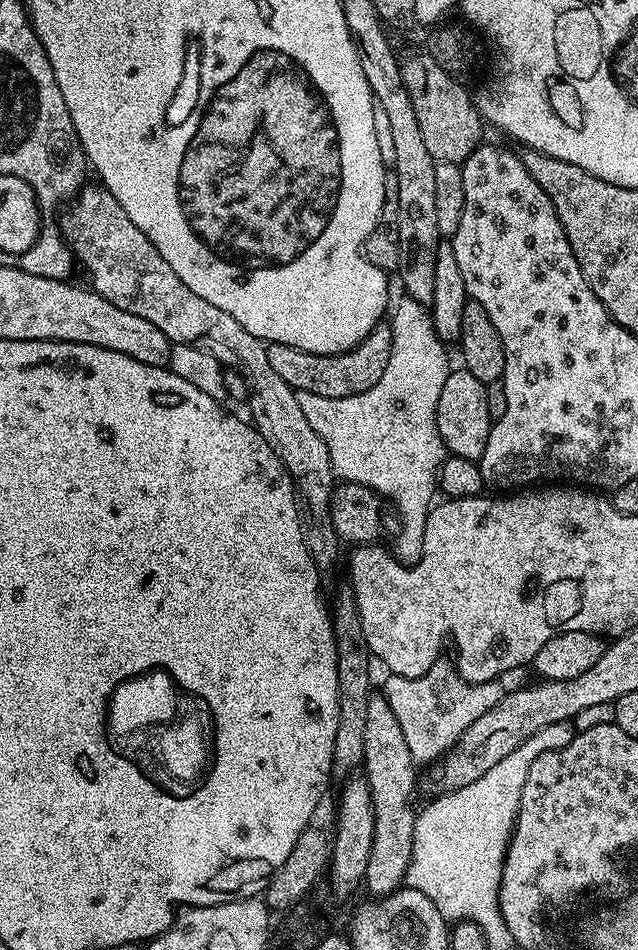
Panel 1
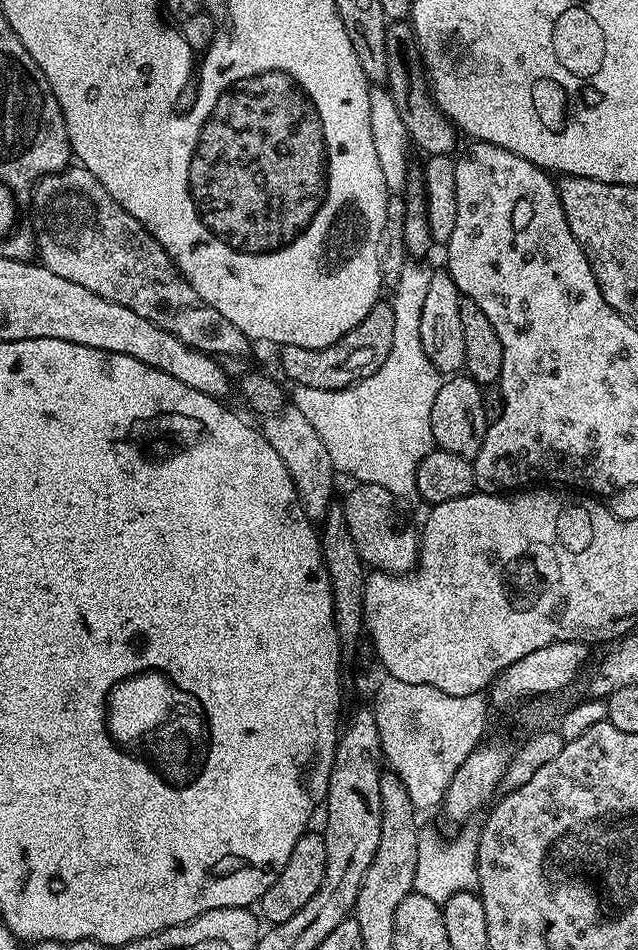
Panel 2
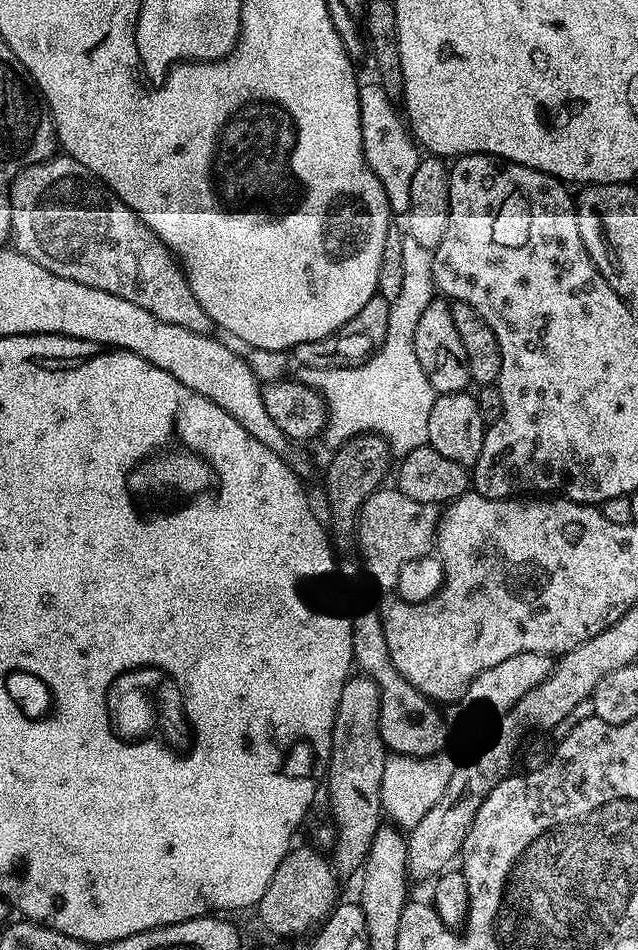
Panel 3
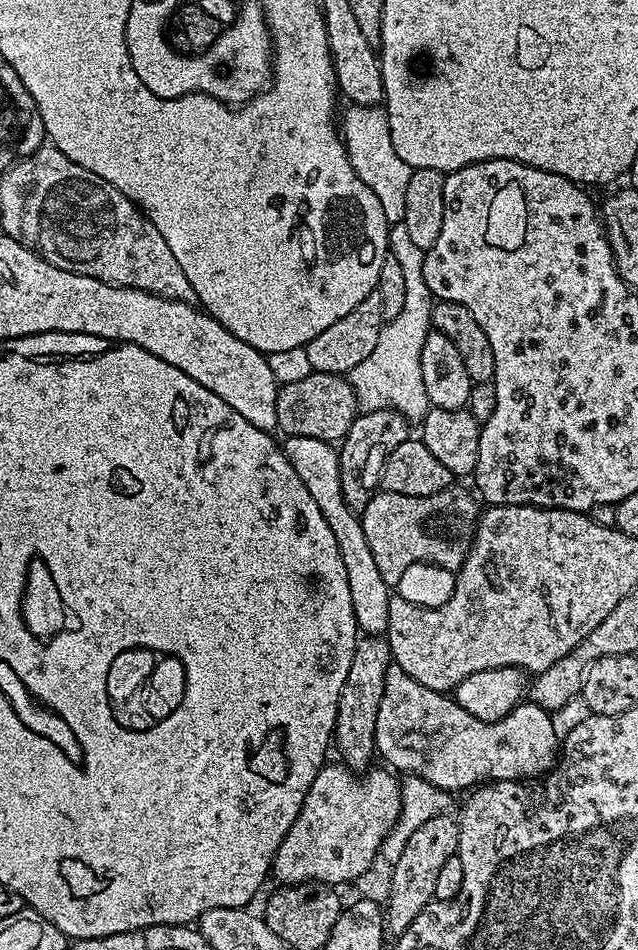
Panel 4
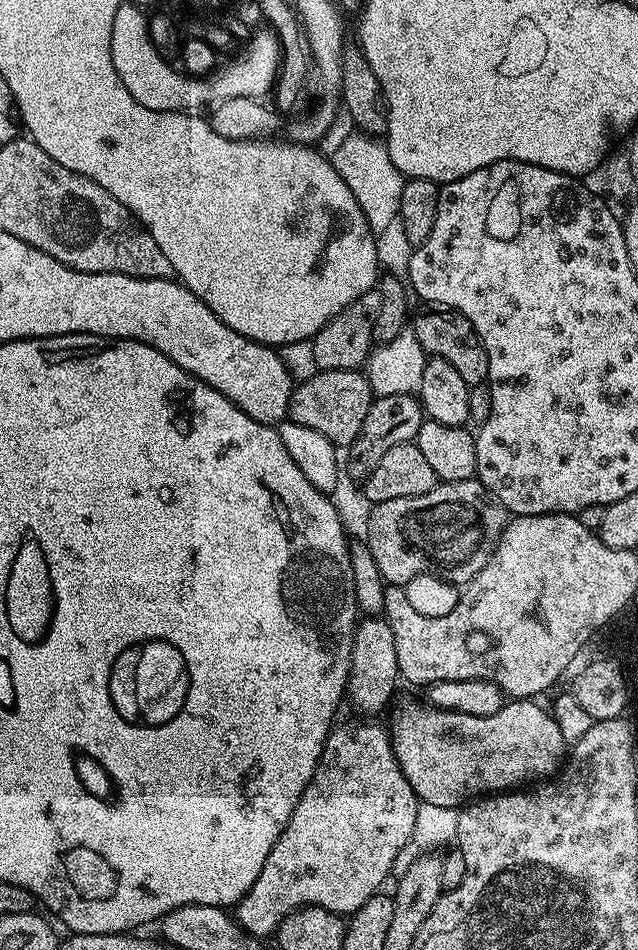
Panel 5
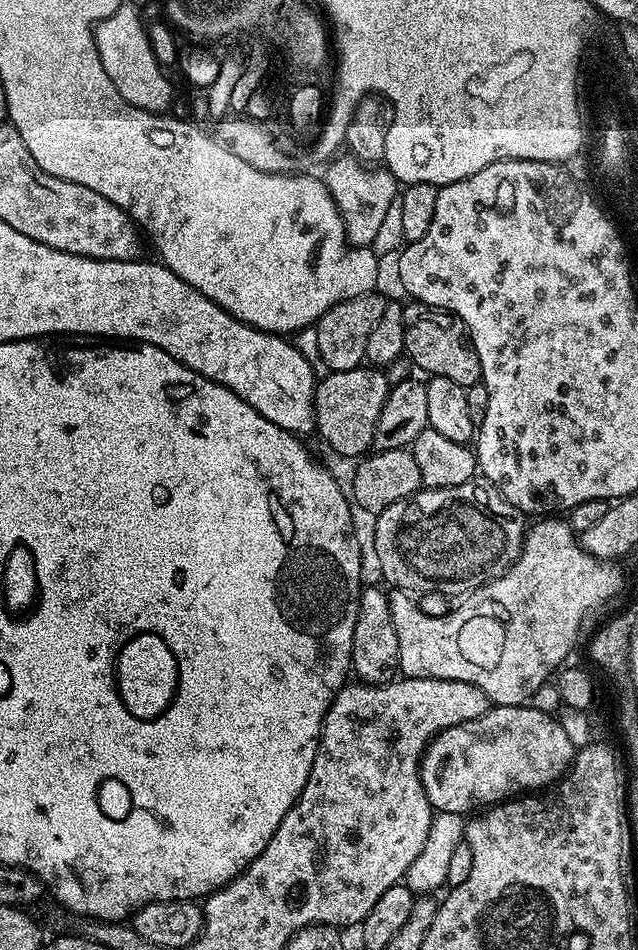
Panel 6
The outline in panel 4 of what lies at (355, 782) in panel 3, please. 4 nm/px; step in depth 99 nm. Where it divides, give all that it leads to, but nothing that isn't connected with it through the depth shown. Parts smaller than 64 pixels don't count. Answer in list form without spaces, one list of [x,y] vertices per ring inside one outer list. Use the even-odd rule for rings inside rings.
[[[364,634],[357,639],[354,658],[350,658],[350,671],[346,673],[346,682],[342,682],[342,694],[338,698],[334,733],[334,748],[340,751],[339,759],[353,770],[367,769],[377,755],[378,706],[382,706],[382,686],[386,686],[386,670],[392,663],[392,651],[384,636]]]

